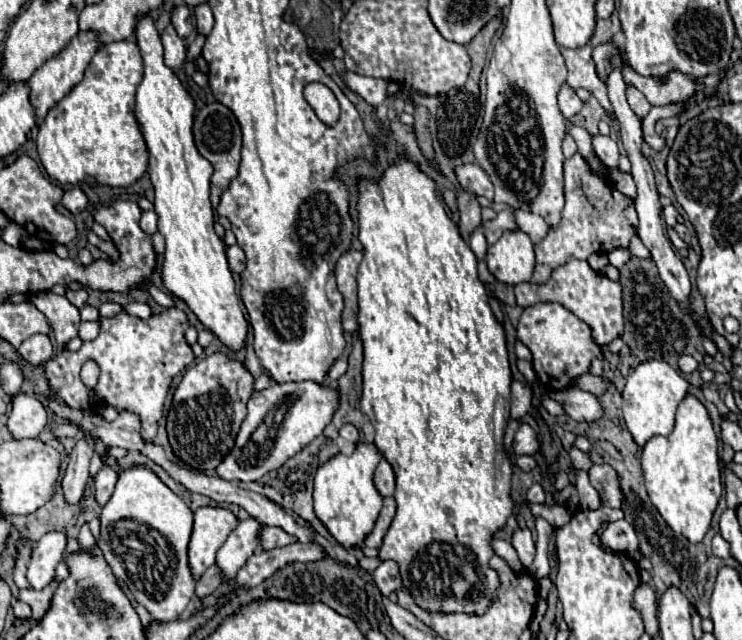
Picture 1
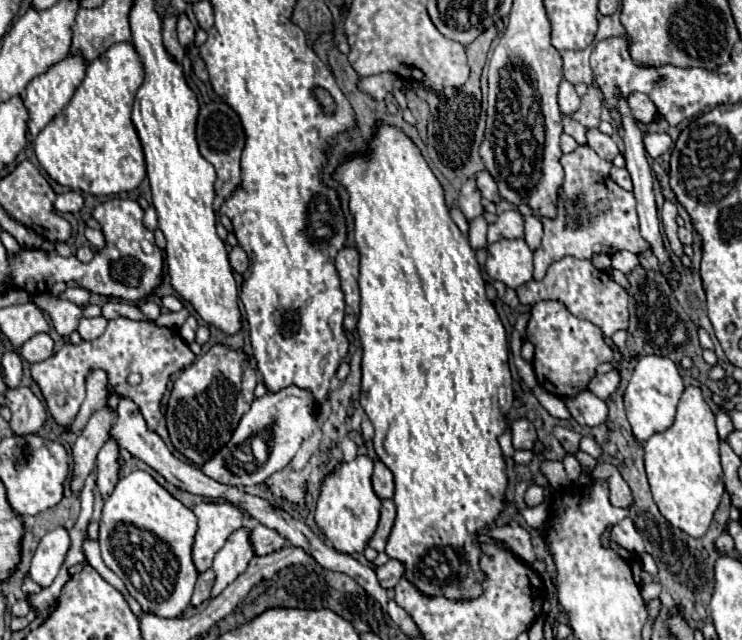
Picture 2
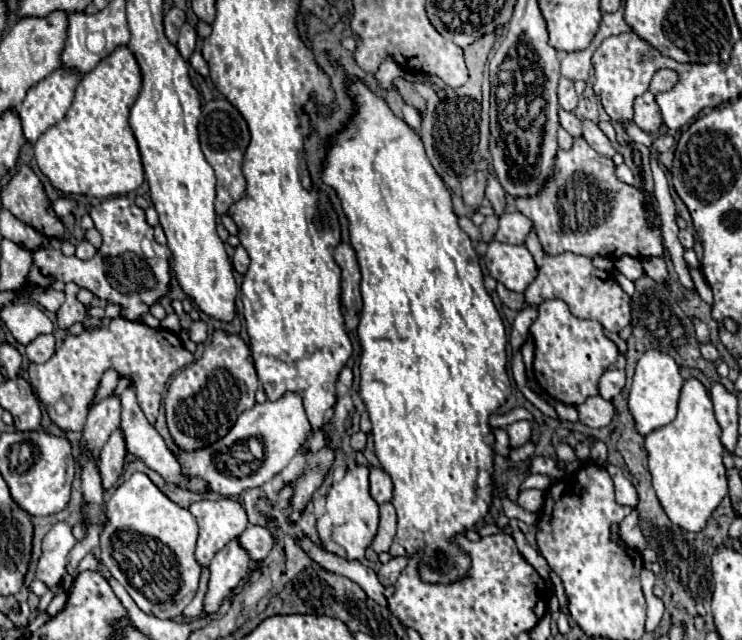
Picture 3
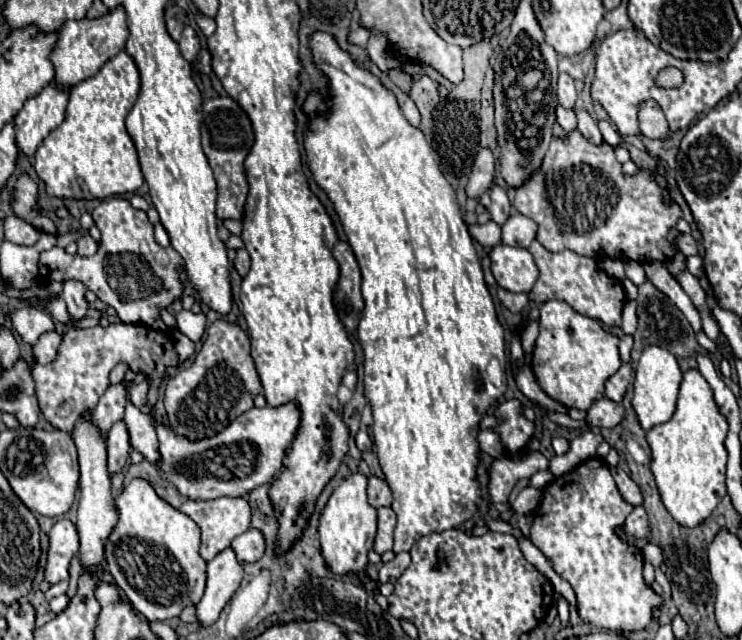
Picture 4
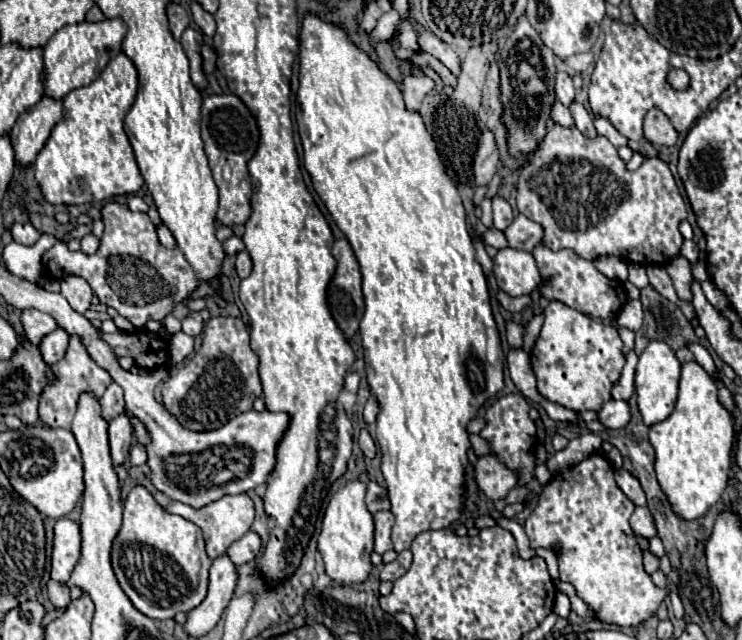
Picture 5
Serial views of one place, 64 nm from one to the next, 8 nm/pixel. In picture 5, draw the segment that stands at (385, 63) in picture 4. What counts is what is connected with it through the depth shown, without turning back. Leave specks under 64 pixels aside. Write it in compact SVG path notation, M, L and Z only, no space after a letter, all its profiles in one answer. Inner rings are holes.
M394 8L383 13L378 20L378 24L376 24L376 28L370 32L370 44L374 46L380 40L390 40L392 34L394 34L394 26L398 24L398 20L400 20L400 16Z

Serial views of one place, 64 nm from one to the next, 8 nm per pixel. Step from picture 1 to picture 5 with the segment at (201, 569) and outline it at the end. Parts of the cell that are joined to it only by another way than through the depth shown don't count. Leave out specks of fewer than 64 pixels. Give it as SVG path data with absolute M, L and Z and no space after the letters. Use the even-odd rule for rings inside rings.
M234 494L234 496L224 496L200 510L192 510L190 506L184 506L180 502L172 502L168 506L164 506L166 512L170 514L178 514L190 522L194 522L196 526L202 528L204 532L204 540L206 540L206 552L210 558L218 558L222 554L226 554L228 546L236 540L240 540L252 526L254 522L254 502L248 494Z

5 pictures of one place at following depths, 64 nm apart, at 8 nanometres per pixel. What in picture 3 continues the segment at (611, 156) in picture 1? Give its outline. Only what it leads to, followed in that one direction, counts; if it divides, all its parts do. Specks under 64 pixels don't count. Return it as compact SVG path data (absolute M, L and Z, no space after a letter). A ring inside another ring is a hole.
M582 120L582 136L596 152L600 152L604 156L614 156L616 154L616 150L610 144L610 140L602 134L598 124L594 124L592 120Z

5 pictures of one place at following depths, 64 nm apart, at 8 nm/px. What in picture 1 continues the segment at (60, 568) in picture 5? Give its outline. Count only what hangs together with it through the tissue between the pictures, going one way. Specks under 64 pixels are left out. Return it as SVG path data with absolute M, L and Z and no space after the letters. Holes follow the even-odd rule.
M48 532L36 542L26 574L34 590L42 590L54 580L56 566L64 560L64 550L66 550L64 532Z

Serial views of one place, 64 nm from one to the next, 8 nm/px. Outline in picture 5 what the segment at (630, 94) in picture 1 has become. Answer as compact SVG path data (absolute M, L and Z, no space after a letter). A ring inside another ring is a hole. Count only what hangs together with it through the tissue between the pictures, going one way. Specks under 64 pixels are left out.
M650 110L644 118L644 138L658 146L674 146L678 132L660 110Z

